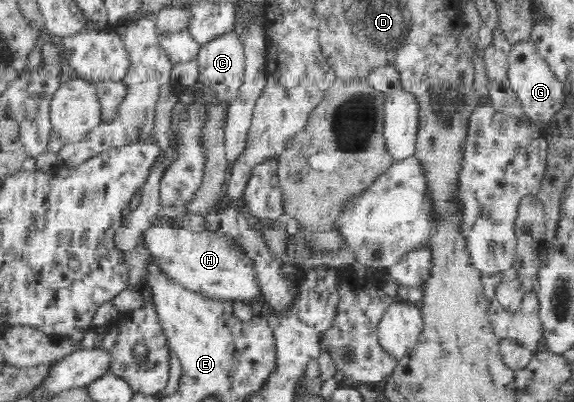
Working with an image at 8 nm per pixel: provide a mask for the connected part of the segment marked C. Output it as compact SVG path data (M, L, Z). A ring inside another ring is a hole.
M233 29L217 35L200 47L198 83L209 87L211 97L232 102L242 84L244 59L242 37Z

